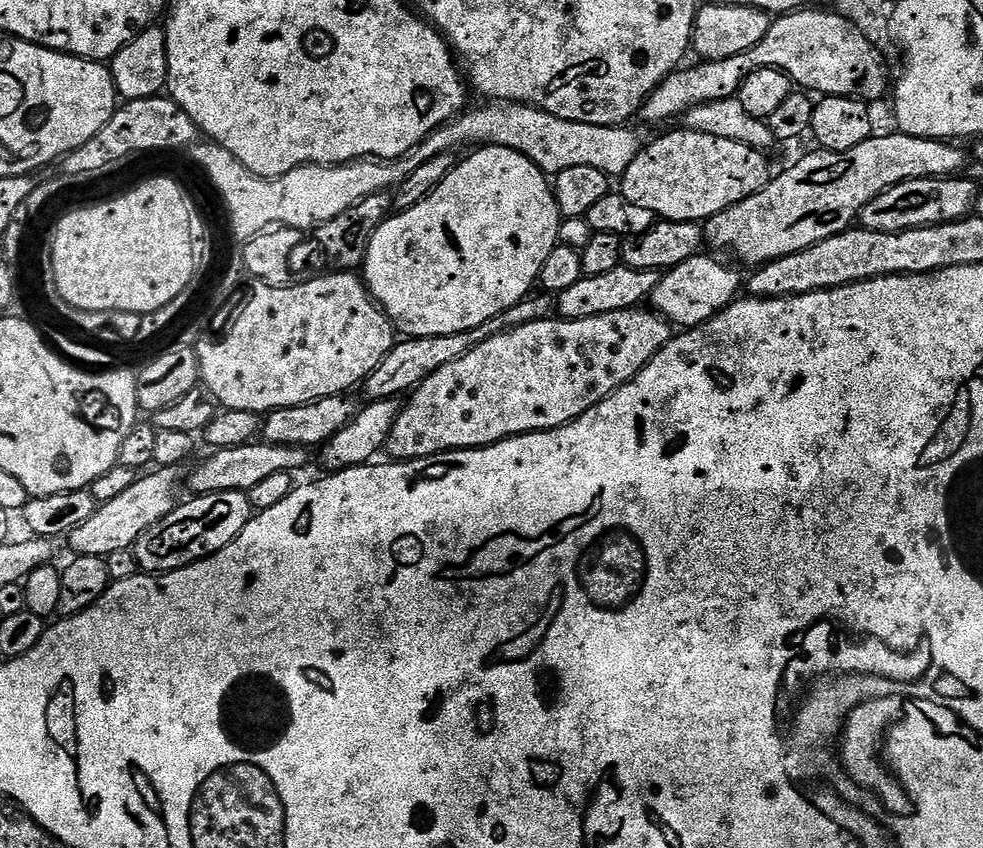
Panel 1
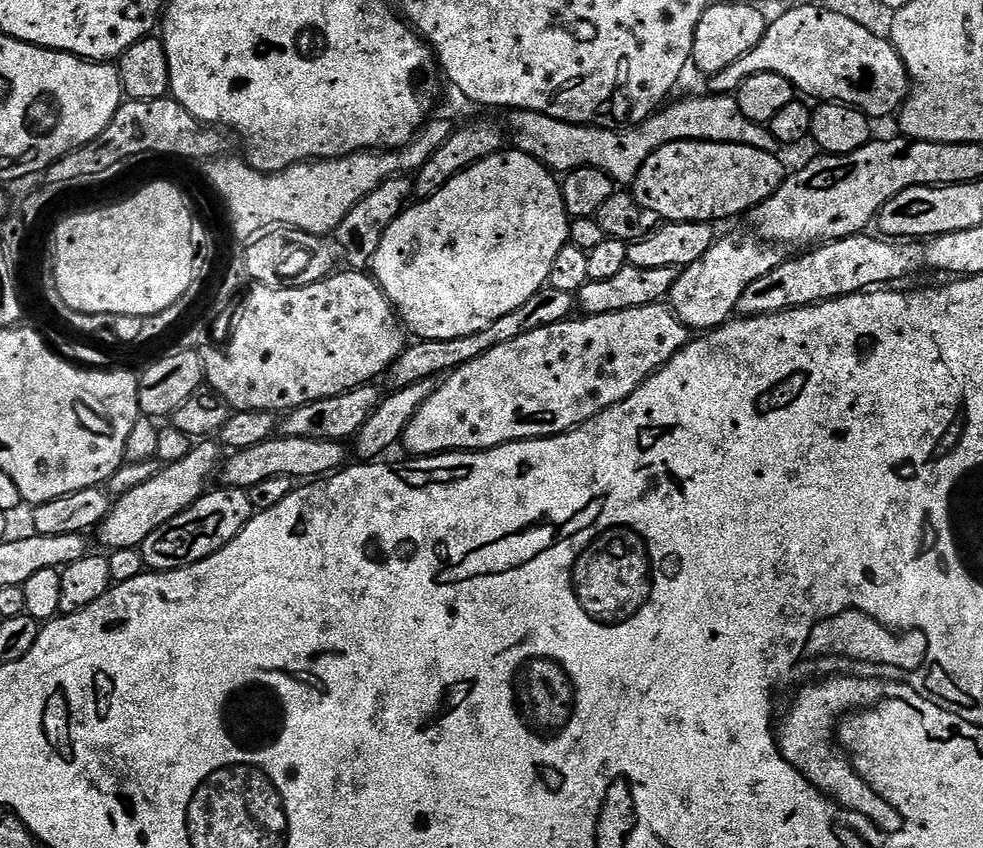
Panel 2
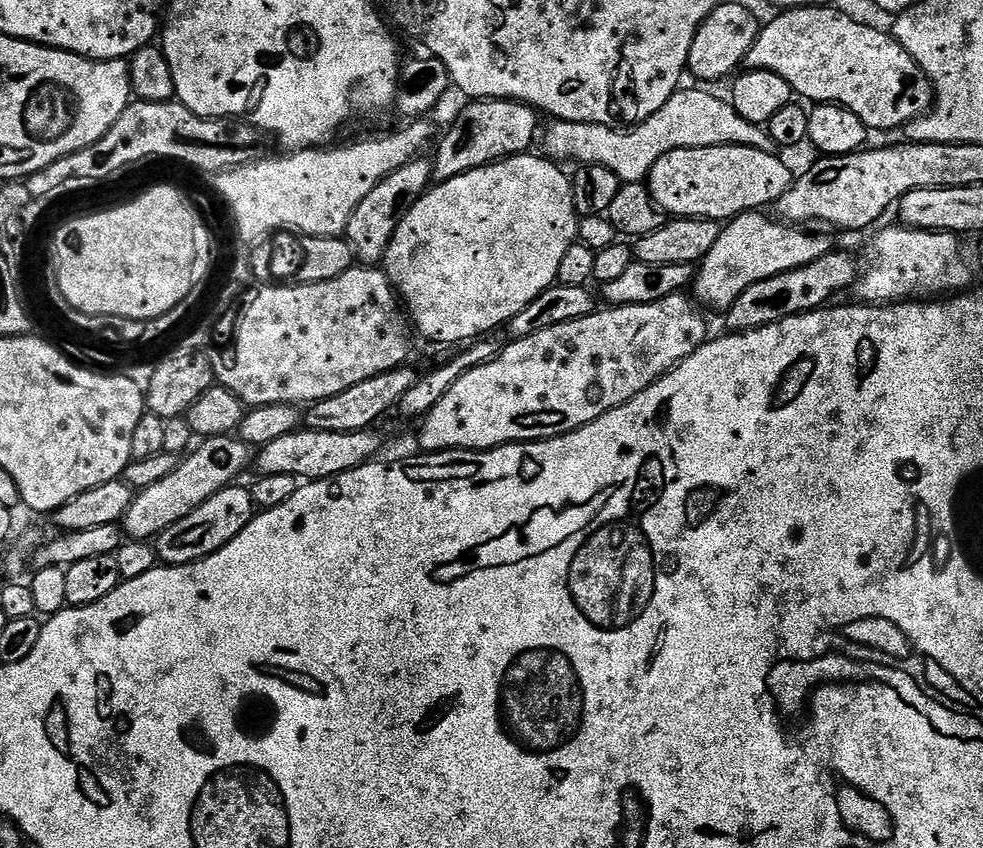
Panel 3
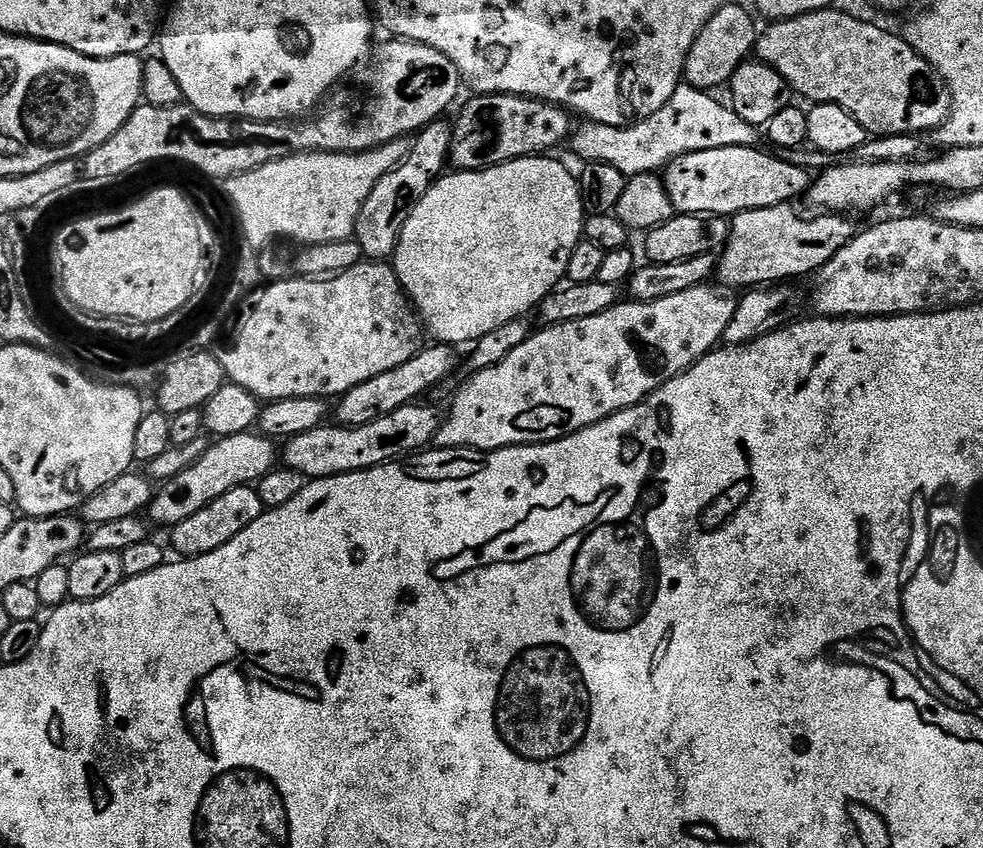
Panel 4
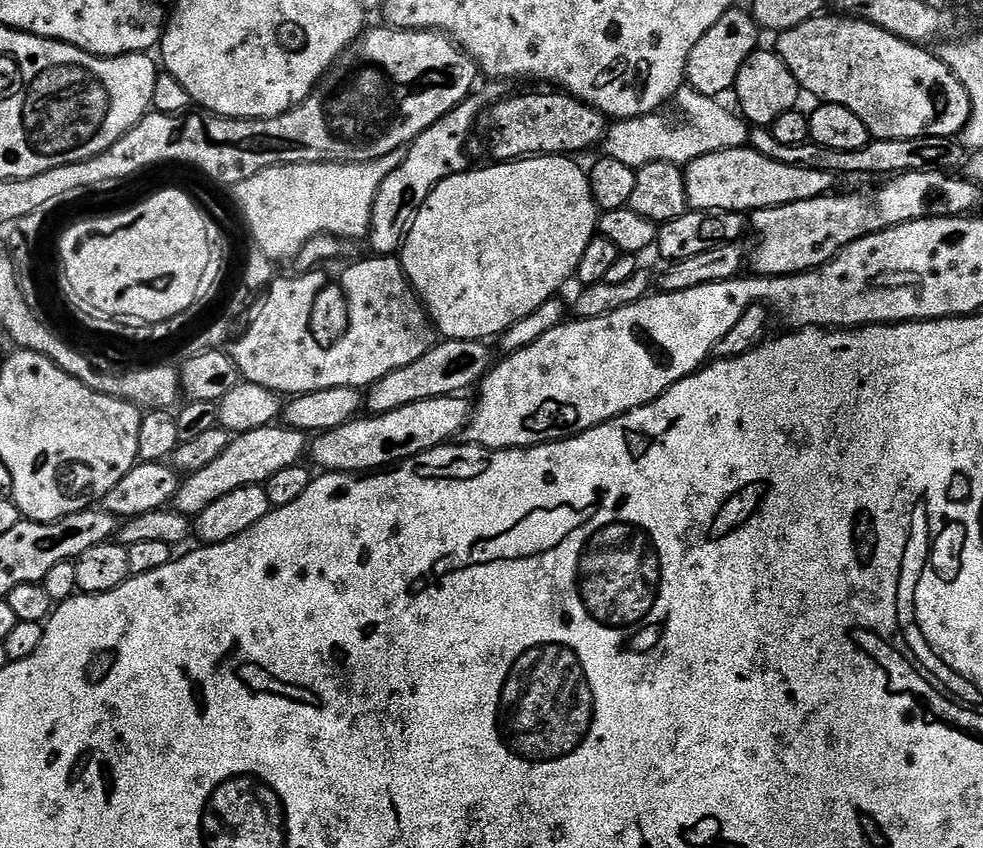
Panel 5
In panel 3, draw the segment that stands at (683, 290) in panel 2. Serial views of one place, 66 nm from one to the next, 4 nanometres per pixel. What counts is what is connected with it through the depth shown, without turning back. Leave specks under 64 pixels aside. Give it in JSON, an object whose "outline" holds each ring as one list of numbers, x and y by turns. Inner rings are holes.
{"outline":[[760,210,743,212,740,216,733,216,721,227,718,242,710,246,710,254,706,254,700,261,696,278,690,285,691,295,697,305,705,309,717,308,720,314,727,313,738,294,754,286,754,282,774,278,774,274,798,270,810,262,818,262,818,258,833,251,831,238,824,232,815,232,812,229,815,227,781,222,776,218,767,220,764,215]]}

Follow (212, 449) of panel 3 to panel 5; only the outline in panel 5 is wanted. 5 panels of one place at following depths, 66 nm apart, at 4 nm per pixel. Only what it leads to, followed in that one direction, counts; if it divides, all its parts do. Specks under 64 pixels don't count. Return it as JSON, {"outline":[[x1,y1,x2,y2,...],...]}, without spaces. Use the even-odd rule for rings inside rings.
{"outline":[[269,426,233,435,230,446,226,446,226,451,215,462,198,470,198,474,190,474,179,481,174,508,183,516,198,517,202,510,206,510,206,506,214,506,218,498,226,498,226,494,246,486,262,486,270,478,274,478,278,470,286,470,286,466,301,463,305,456,305,433,283,426]]}

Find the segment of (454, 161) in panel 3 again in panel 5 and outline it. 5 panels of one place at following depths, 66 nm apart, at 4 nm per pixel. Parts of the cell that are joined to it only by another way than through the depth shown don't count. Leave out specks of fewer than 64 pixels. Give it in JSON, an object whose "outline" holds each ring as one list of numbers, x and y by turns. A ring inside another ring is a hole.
{"outline":[[560,90,528,92,525,96,497,99,482,120,488,152,496,162,523,160,530,156,567,156,584,152,601,143,606,131,606,118,597,108]]}

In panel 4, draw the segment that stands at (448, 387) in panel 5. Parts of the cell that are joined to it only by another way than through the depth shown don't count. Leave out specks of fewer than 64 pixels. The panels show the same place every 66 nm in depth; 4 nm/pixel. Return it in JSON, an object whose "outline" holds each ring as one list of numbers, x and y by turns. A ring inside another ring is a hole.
{"outline":[[433,343,433,348,428,346,421,347,420,353,414,358,410,358,410,362,402,362,402,366,394,366,394,370,386,370,386,374,378,374,378,378,370,378,370,382,362,382,358,386,354,386,350,391,345,392,339,397,334,404,334,420,337,425,346,428,357,428,358,426,366,426,370,422,374,422,378,418,382,418,386,414,394,414,394,410,405,408,406,405,419,401,424,398,431,388,439,386,443,380,448,380,456,372,456,367,461,367,462,356,460,356,455,347,451,344]]}

